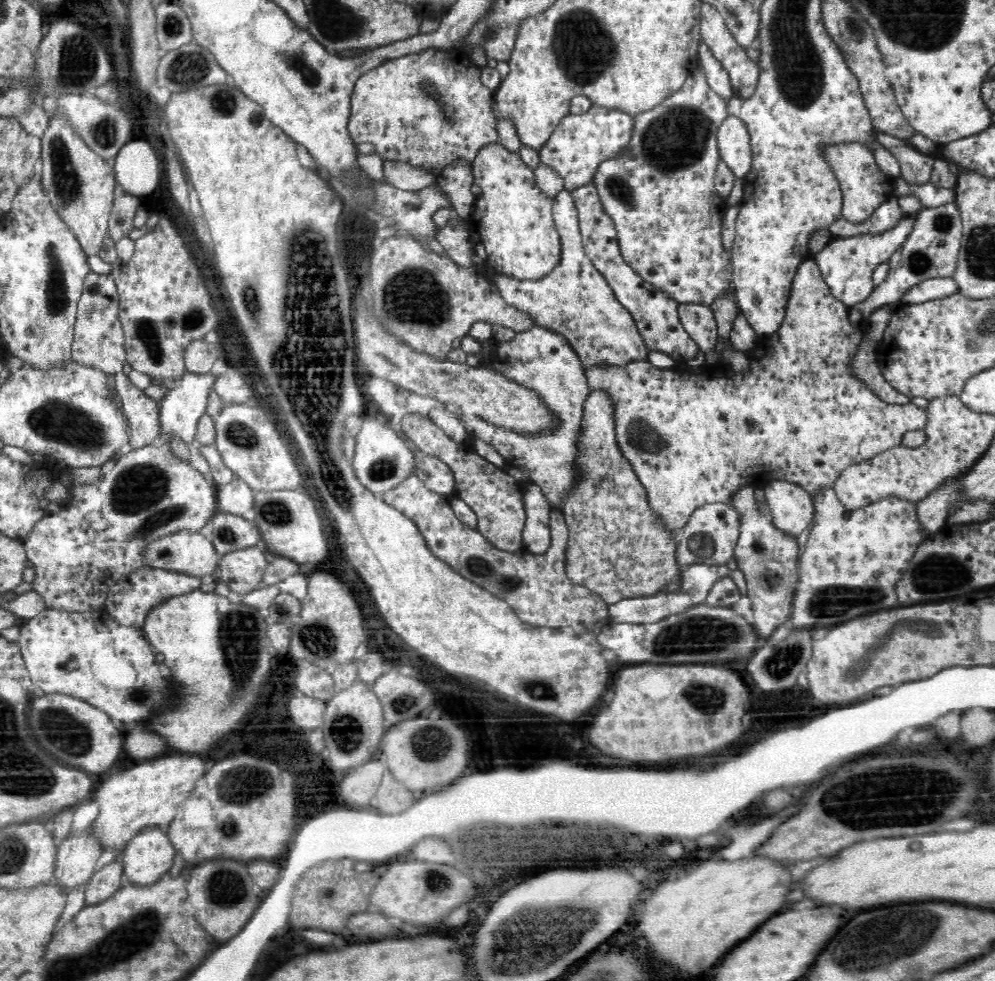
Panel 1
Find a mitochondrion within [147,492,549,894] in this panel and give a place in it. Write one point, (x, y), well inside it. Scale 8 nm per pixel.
(239, 633)

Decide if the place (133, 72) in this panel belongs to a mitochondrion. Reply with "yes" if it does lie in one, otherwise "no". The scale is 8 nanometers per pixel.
no

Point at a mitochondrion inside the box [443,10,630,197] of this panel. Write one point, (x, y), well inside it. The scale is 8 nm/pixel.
(489, 32)

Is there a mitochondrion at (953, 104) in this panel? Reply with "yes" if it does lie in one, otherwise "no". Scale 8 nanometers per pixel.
no

